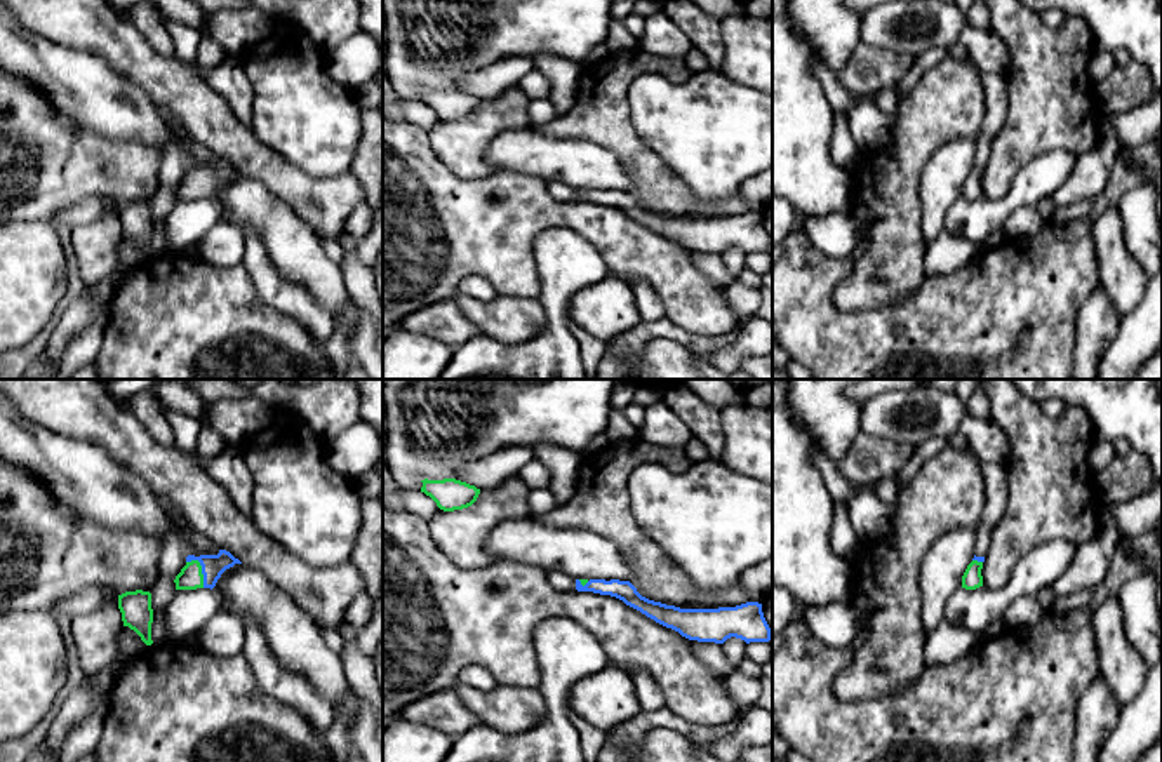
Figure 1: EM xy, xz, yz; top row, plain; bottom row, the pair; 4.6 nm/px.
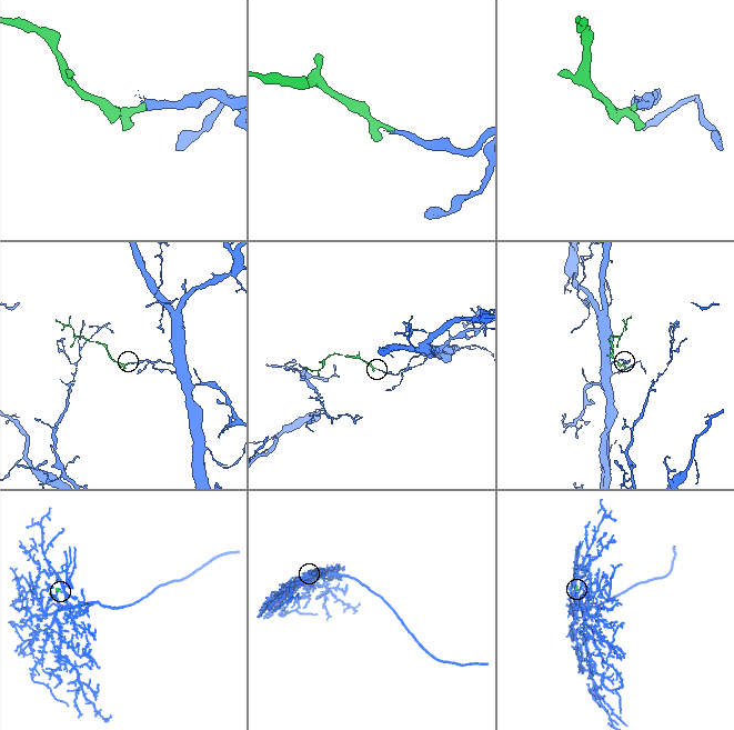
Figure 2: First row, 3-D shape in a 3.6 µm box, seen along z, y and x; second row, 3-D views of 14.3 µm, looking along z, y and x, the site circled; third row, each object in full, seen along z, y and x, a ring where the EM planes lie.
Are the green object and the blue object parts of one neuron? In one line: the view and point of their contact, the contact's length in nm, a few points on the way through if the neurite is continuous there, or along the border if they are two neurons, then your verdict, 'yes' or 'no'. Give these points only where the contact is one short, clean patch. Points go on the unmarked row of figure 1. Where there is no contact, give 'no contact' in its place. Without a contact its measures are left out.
contact xy (200, 180); length 150 nm; way xy (190, 188), (200, 180), (213, 176); yes

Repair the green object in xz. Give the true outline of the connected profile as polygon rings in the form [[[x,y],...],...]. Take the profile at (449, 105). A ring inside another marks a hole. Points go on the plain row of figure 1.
[[[444,89],[444,90],[421,90],[423,97],[421,103],[430,106],[437,117],[444,122],[454,122],[471,117],[480,99],[470,96],[466,92],[456,89]]]

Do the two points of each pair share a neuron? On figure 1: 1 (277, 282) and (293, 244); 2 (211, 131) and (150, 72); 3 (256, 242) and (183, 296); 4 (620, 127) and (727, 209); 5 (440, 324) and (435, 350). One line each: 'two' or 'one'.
1: two
2: one
3: two
4: one
5: two

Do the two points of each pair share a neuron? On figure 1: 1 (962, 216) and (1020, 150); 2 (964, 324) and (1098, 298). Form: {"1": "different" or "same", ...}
{"1": "different", "2": "different"}

